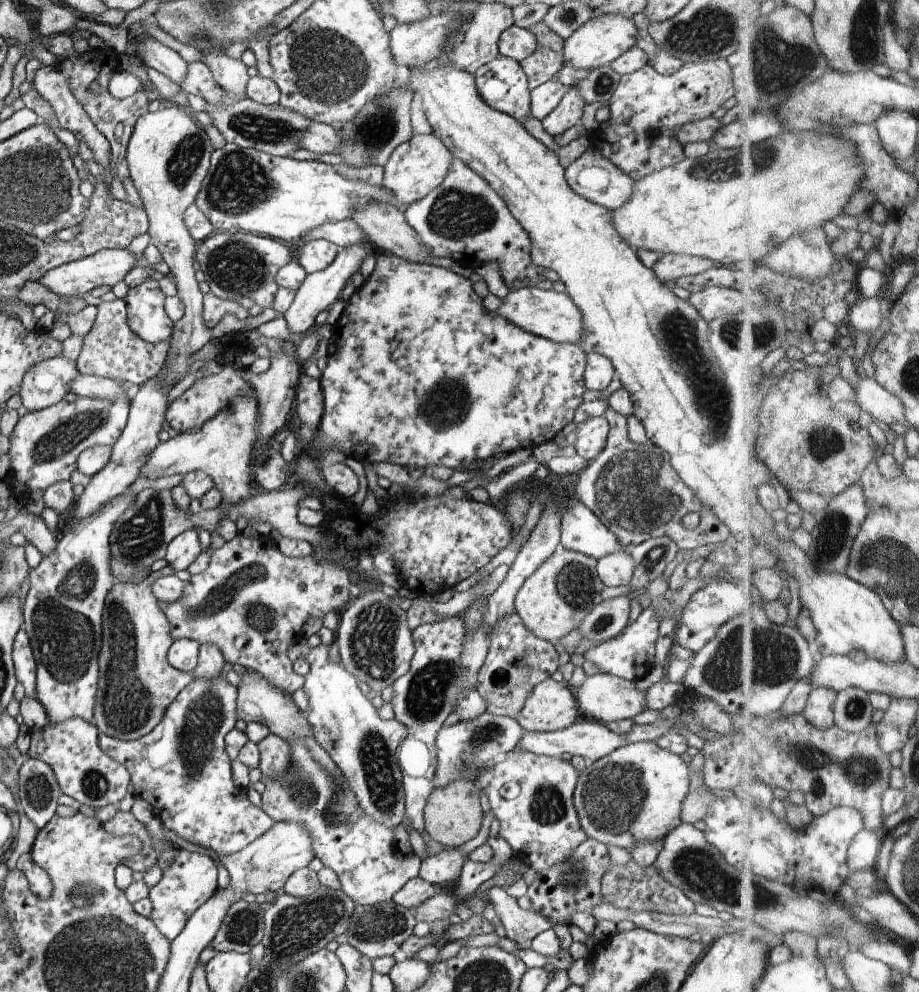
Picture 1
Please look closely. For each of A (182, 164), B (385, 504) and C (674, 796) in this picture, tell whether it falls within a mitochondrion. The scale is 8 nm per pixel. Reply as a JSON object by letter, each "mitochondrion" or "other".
{"A":"mitochondrion","B":"other","C":"other"}

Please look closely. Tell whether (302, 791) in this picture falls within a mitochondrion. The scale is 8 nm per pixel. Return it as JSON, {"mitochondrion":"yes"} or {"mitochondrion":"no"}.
{"mitochondrion":"yes"}

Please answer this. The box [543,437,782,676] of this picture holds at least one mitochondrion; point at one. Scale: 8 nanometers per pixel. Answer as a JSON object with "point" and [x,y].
{"point":[634,491]}

